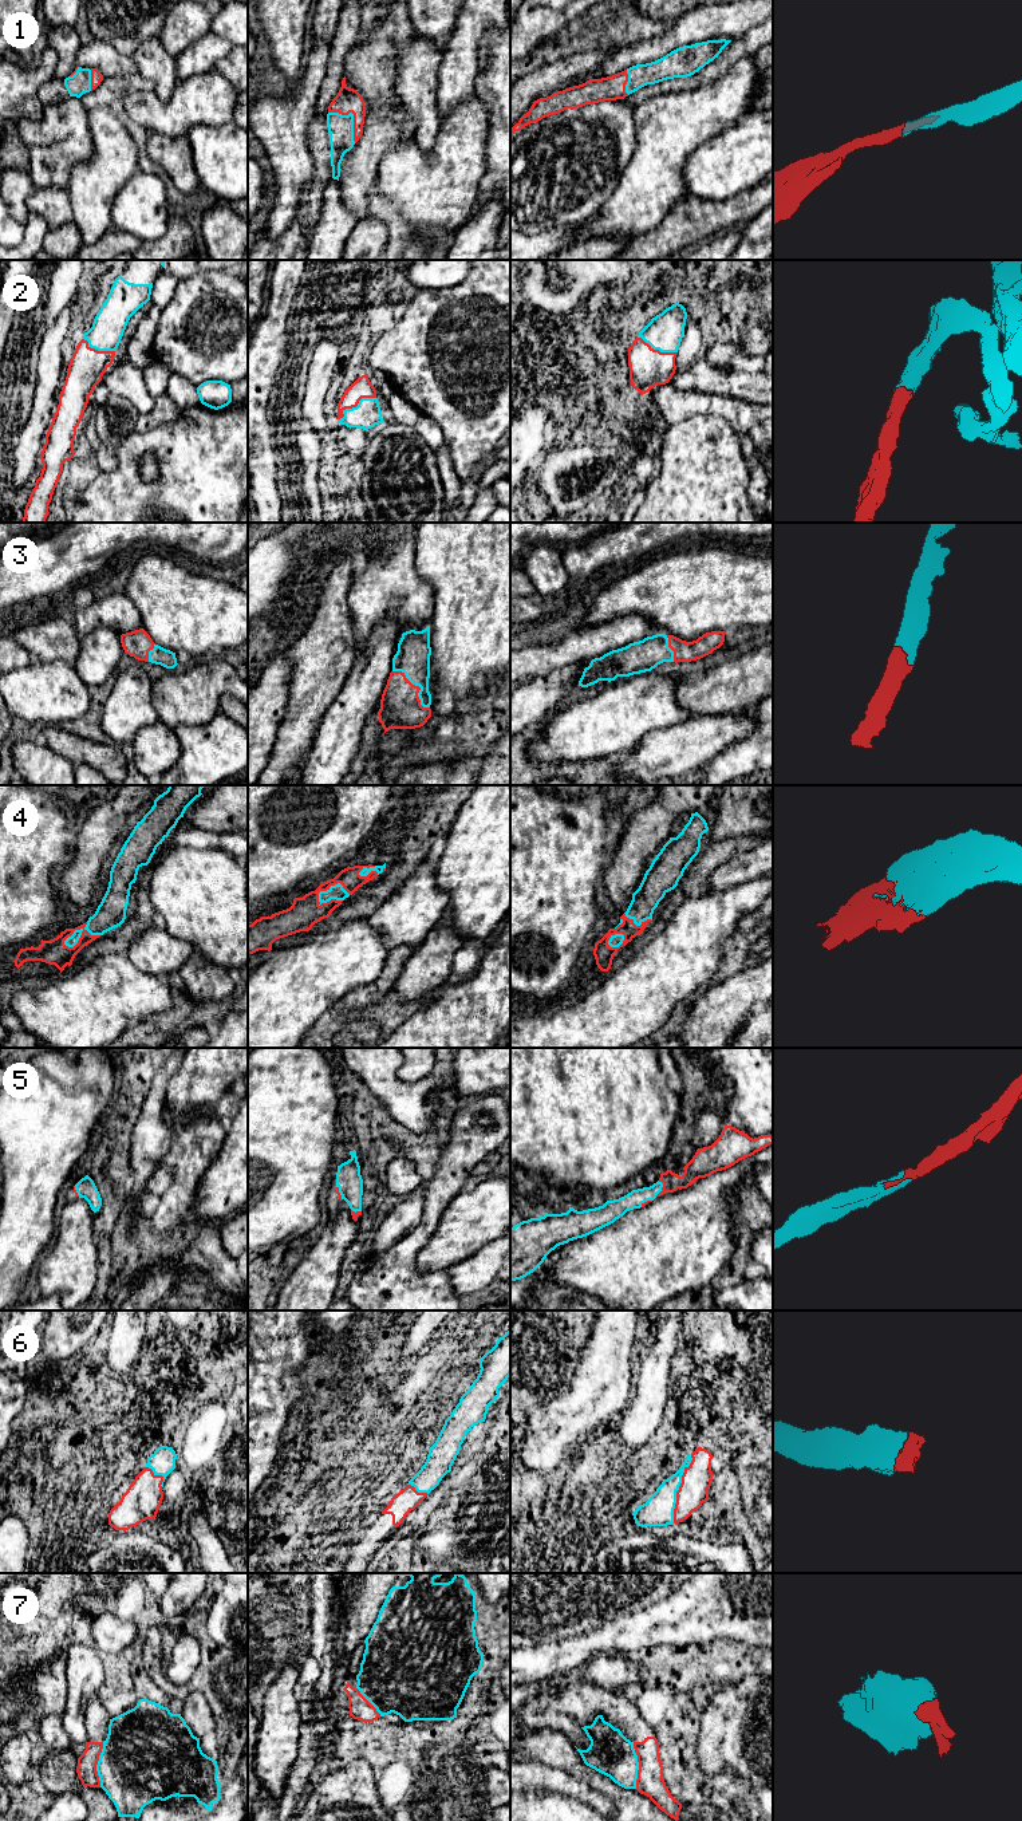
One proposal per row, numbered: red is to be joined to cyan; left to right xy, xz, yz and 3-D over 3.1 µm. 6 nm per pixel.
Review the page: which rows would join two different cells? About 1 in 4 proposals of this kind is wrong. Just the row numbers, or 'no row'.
7

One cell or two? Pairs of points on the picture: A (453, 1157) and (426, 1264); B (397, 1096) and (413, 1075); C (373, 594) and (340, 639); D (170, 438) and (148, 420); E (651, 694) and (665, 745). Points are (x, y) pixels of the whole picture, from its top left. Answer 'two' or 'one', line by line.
A: two
B: two
C: two
D: two
E: two

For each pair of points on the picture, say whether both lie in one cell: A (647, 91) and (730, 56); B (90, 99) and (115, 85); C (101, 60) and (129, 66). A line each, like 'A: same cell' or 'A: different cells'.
A: same cell
B: same cell
C: same cell

